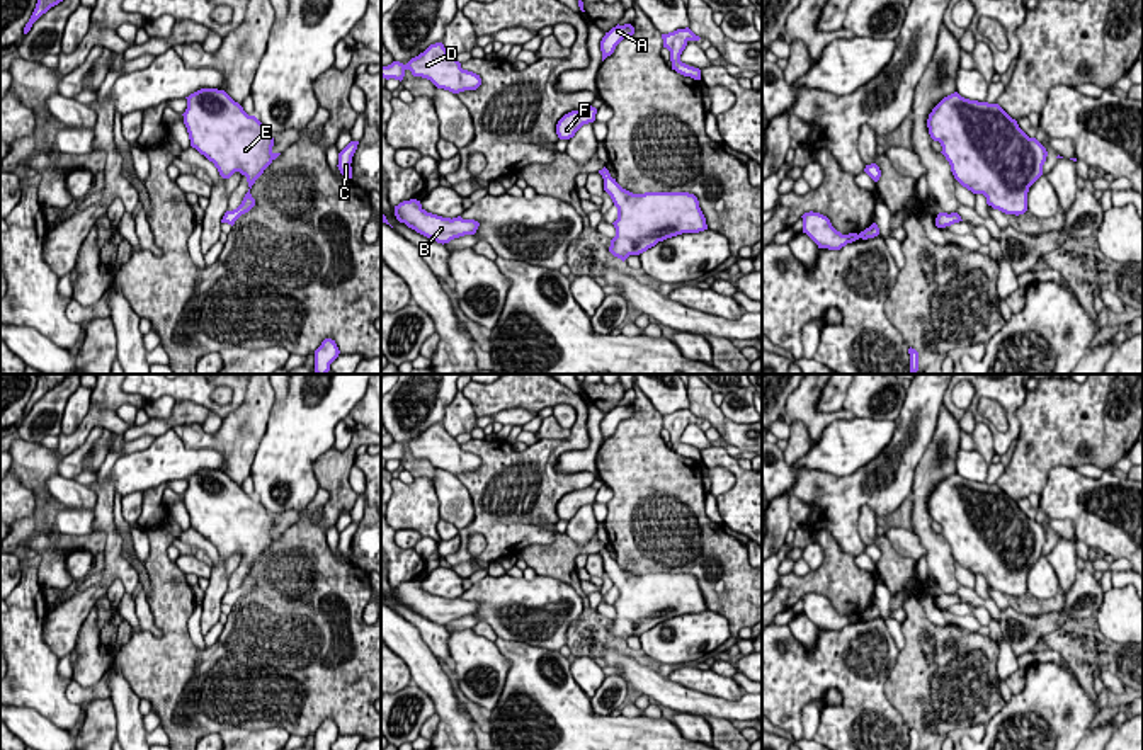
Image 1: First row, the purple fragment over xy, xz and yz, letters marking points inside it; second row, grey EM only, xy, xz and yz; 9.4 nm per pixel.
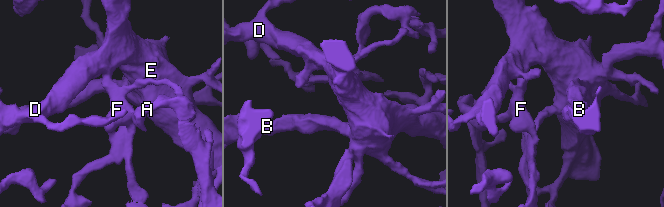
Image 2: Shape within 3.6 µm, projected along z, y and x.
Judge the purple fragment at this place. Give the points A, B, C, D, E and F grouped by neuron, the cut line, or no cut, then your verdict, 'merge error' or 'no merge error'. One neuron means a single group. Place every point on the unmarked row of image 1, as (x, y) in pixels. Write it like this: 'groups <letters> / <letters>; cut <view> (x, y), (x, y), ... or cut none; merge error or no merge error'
groups A / B C D E F; cut yz (939, 594), (939, 601), (946, 606); merge error

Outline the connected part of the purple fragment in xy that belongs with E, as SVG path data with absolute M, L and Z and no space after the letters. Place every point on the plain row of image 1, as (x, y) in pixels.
M201 469L185 480L182 497L190 527L213 543L223 560L240 553L252 570L281 536L272 532L272 514L225 471Z

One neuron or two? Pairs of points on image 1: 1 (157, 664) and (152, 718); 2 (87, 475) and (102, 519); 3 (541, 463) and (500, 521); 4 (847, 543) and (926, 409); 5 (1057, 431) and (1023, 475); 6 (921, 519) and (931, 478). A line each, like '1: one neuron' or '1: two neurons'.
1: two neurons
2: two neurons
3: one neuron
4: one neuron
5: one neuron
6: one neuron

